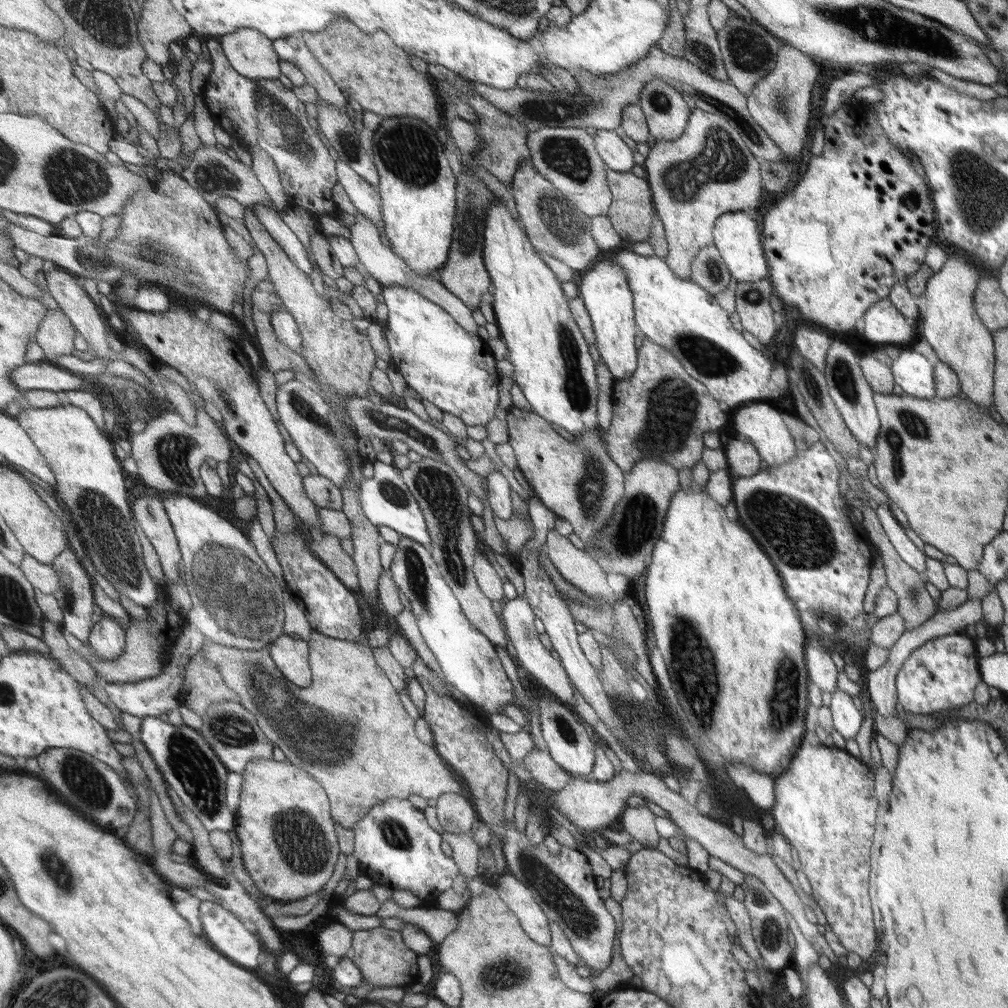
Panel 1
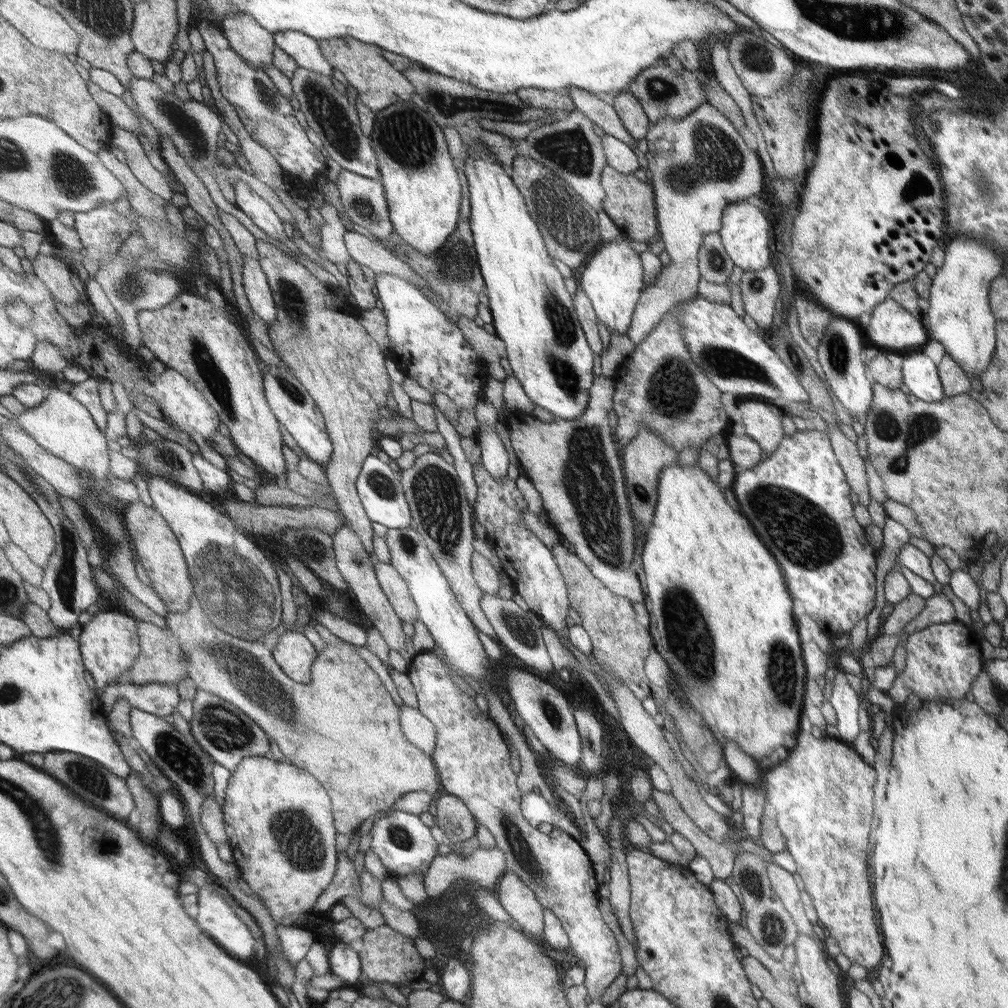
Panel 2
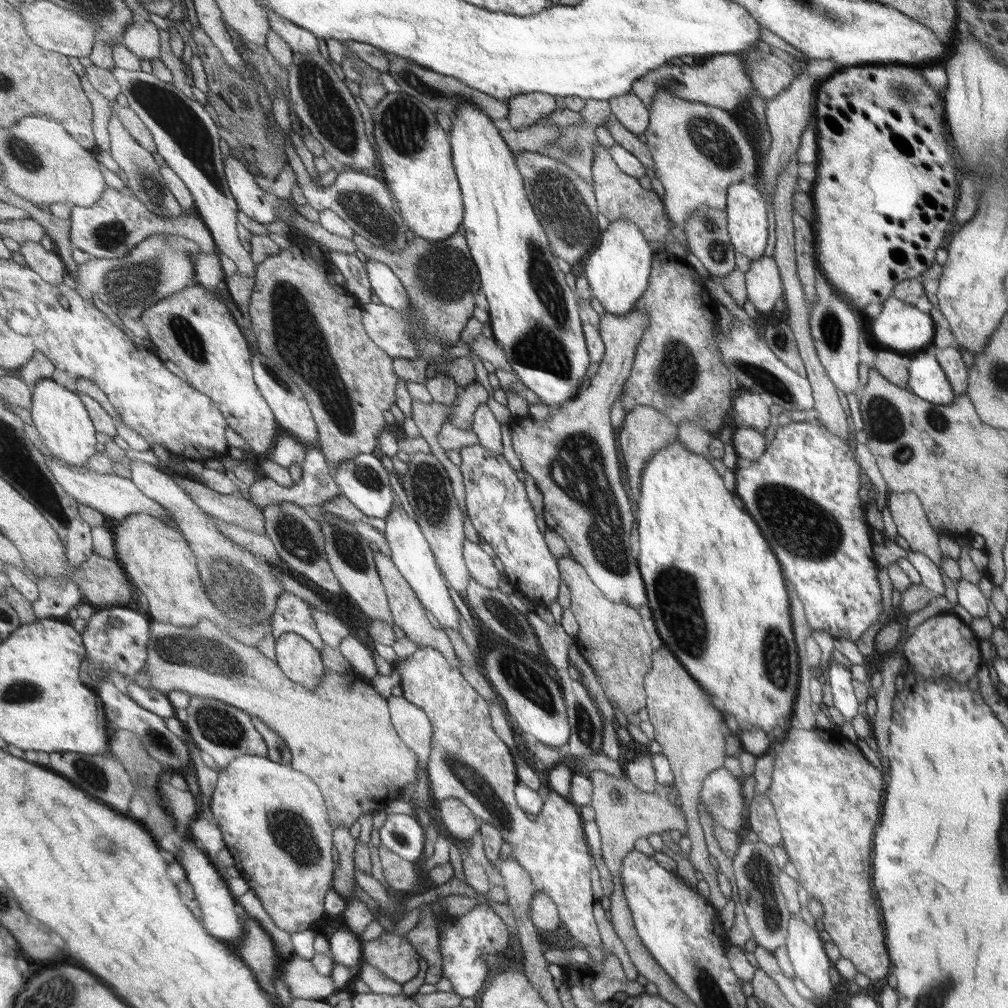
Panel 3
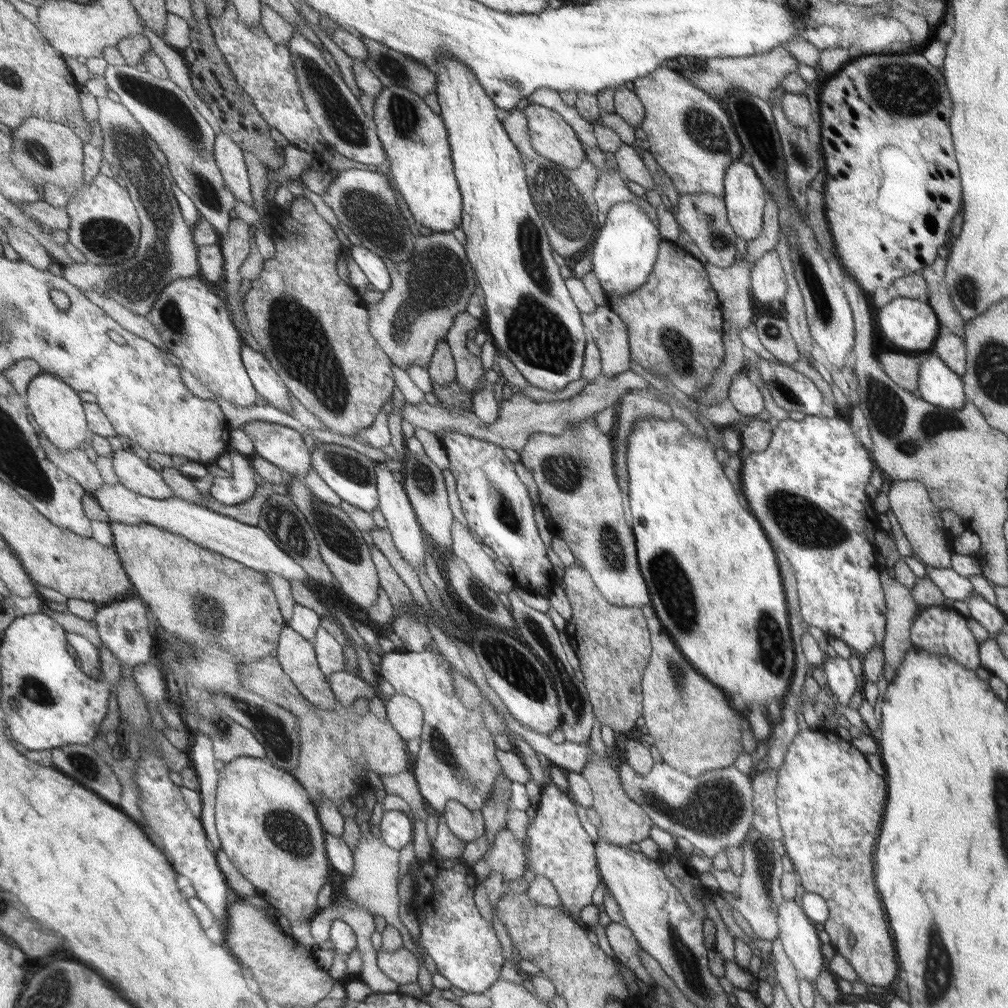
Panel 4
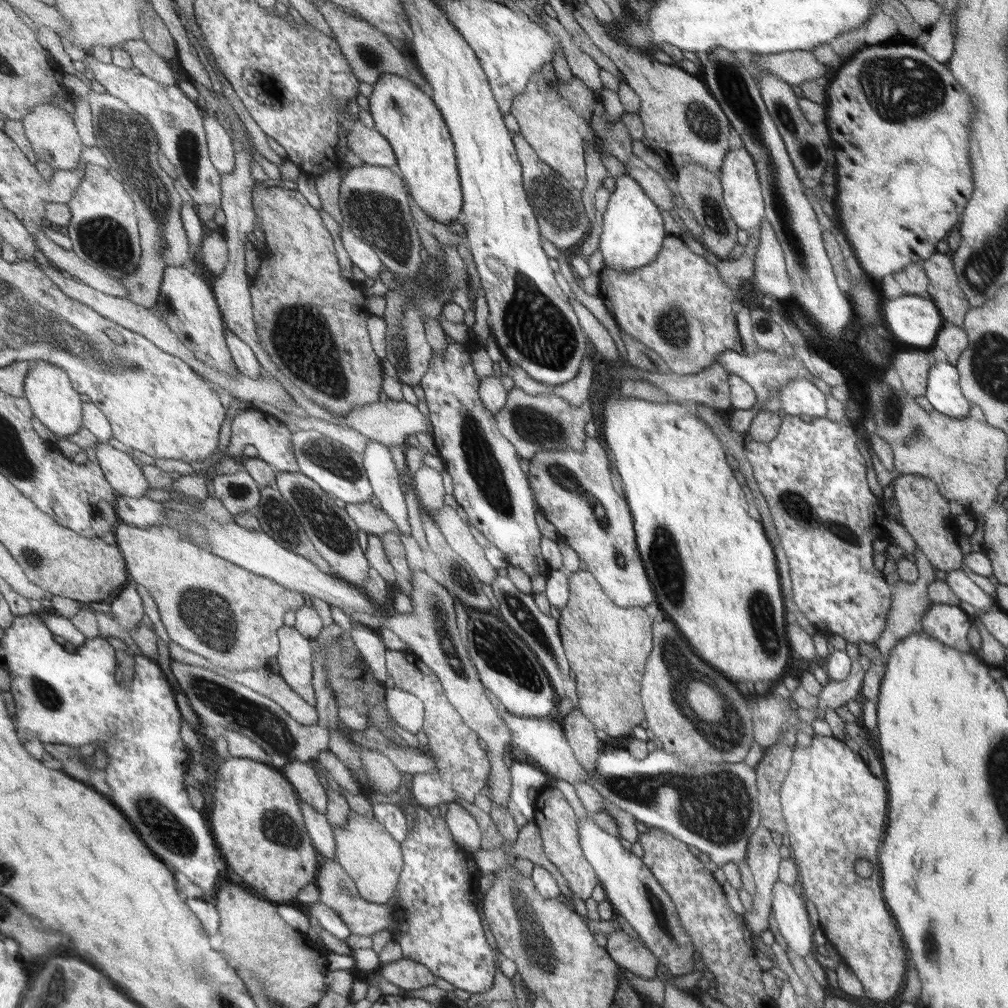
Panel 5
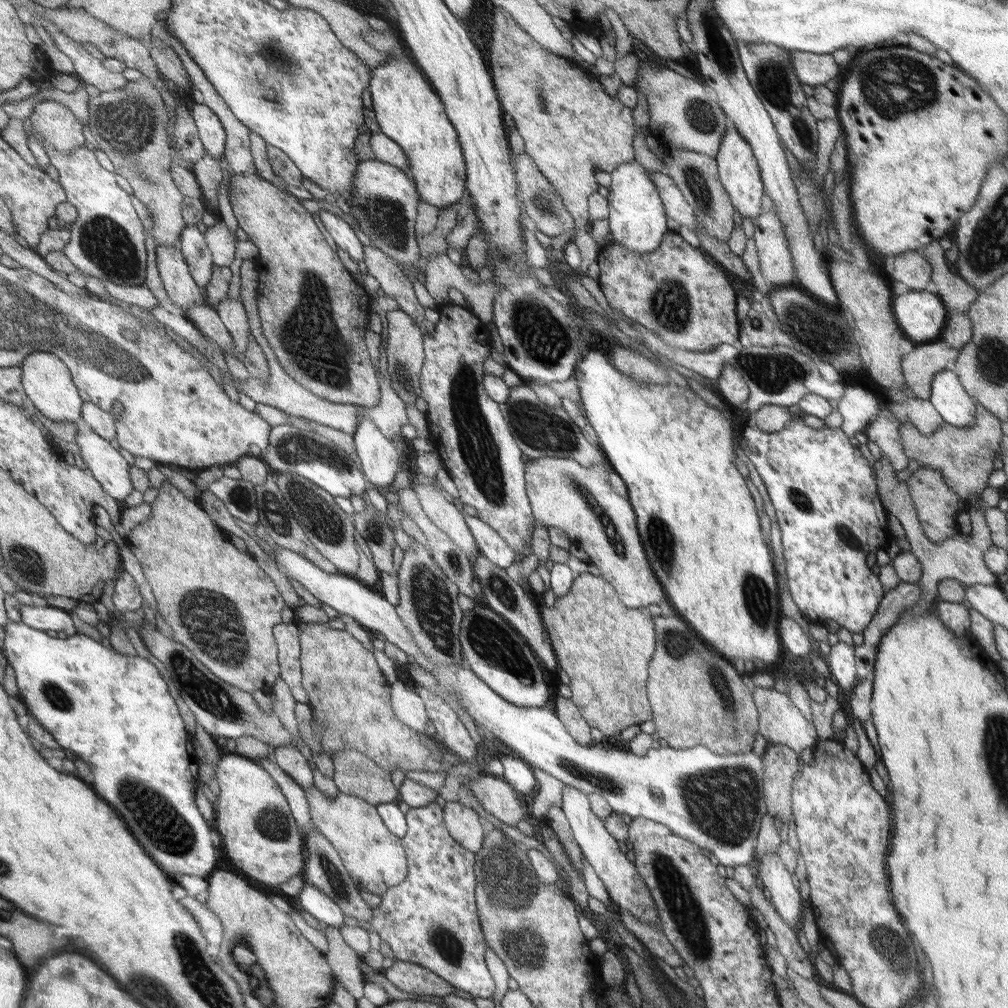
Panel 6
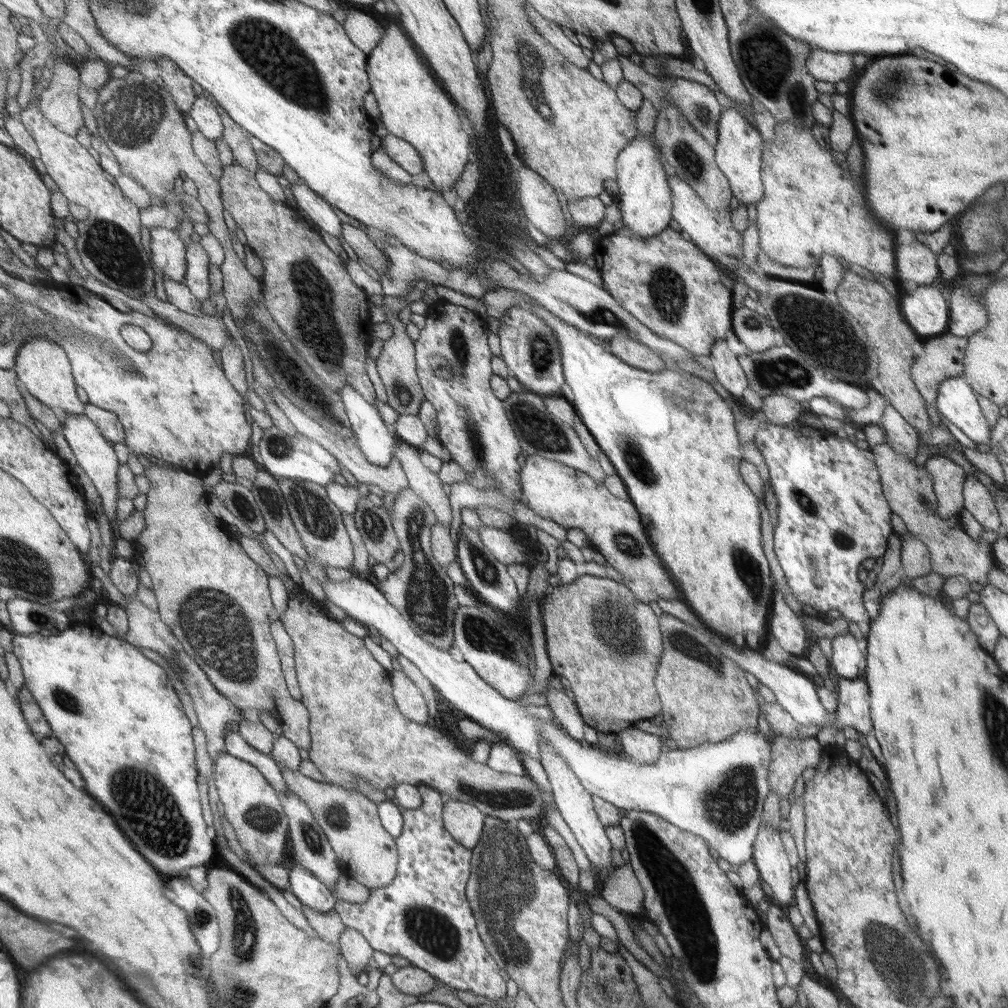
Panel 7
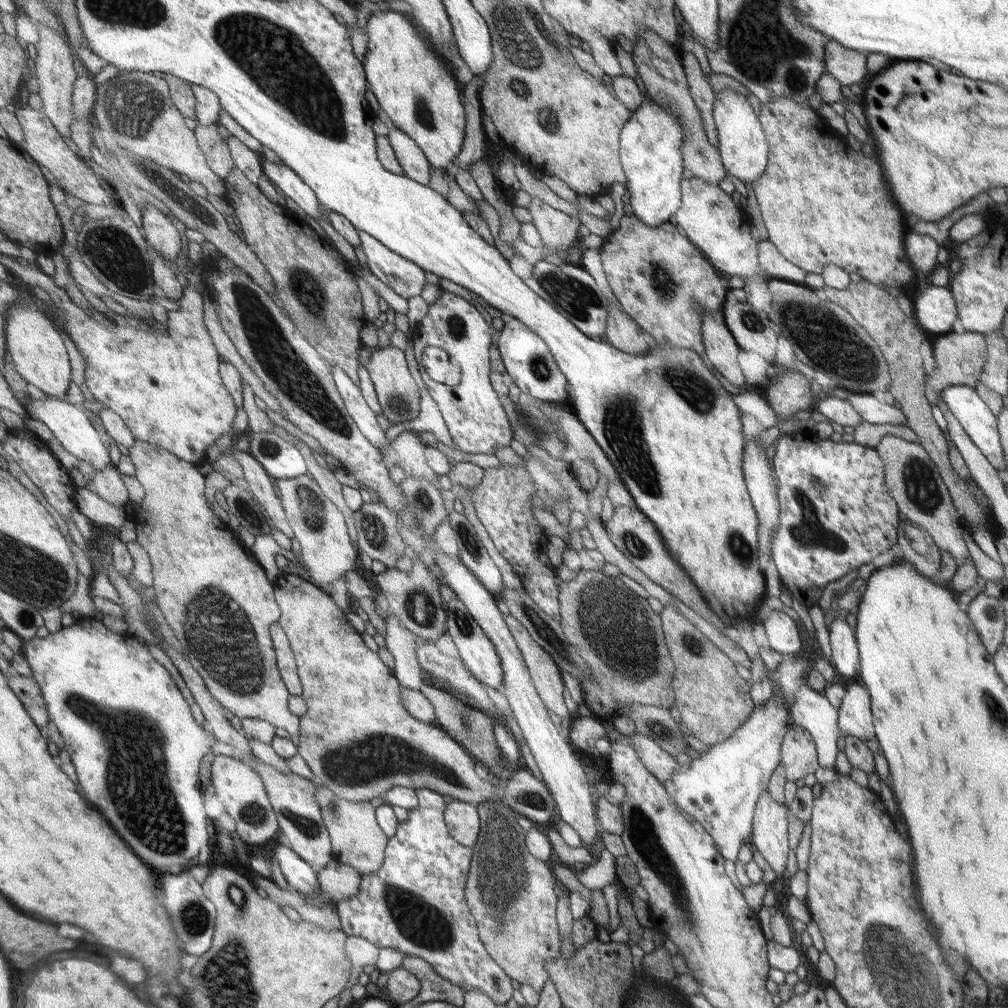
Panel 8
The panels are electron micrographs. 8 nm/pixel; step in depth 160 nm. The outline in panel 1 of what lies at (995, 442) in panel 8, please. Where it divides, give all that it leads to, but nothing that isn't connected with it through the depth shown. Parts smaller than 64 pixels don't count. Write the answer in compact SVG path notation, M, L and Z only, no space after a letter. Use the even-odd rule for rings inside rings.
M903 350L889 368L894 382L904 394L921 399L935 396L934 368L931 368L931 364L921 354Z

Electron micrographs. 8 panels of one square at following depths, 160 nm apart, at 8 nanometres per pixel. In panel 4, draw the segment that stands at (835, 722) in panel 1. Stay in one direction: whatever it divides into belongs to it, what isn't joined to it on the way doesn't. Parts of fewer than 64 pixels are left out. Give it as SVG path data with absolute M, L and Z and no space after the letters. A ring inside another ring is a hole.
M827 657L820 666L827 678L826 688L833 692L839 705L846 706L849 697L860 689L861 680L853 676L847 659Z

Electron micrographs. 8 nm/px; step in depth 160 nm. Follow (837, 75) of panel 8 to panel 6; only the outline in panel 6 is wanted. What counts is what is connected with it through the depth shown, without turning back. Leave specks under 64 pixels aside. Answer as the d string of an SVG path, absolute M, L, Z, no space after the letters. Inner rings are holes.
M793 51L789 54L794 73L801 83L811 87L824 85L833 80L839 72L839 66L831 54L812 54Z

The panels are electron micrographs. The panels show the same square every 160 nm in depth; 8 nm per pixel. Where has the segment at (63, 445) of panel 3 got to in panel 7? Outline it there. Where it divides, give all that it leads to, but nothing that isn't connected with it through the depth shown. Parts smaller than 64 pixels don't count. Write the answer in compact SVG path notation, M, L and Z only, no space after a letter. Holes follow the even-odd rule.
M47 337L30 338L17 352L17 362L13 369L17 372L17 379L21 380L27 390L30 390L30 394L43 404L51 406L52 409L59 408L67 415L84 415L86 404L79 400L74 368L68 352L61 345Z

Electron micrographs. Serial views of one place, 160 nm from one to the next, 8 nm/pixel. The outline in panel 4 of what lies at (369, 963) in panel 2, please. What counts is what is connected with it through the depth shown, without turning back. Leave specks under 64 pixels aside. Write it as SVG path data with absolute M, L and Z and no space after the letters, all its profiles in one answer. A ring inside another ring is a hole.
M381 948L378 952L378 965L391 980L400 985L416 984L421 972L417 956L404 948L389 953Z

